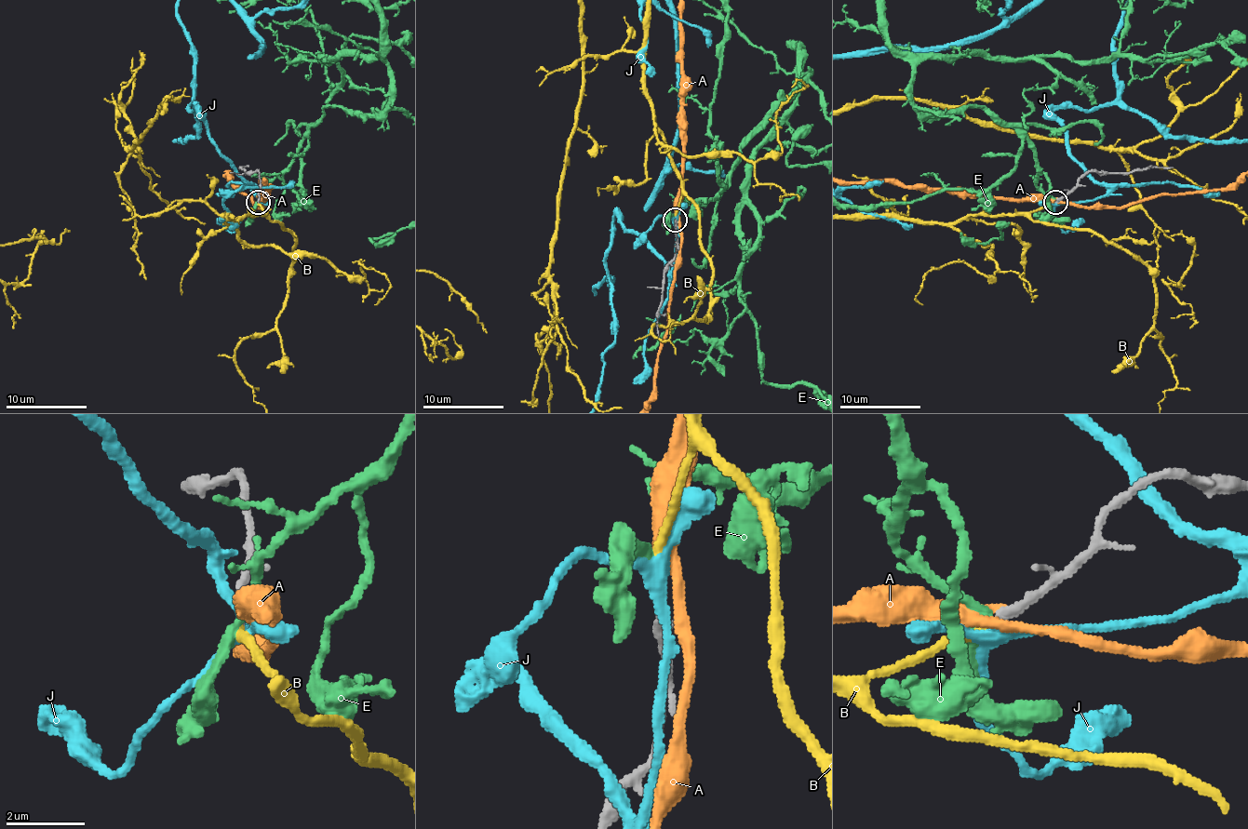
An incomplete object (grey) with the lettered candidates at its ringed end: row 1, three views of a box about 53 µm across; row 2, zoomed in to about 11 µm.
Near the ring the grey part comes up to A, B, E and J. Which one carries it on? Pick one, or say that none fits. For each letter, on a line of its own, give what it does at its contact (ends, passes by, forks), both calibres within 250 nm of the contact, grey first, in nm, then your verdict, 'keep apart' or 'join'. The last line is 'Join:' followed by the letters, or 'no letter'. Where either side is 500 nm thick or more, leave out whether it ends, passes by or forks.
A: it passes by; 320 nm thick on the grey side, 240 nm on the other; keep apart
B: it ends there; 260 nm thick on the grey side, 200 nm on the other; join
E: it passes by; 280 nm thick on the grey side, 240 nm on the other; keep apart
J: it forks there; 280 nm thick on the grey side, 320 nm on the other; keep apart
Join: B

